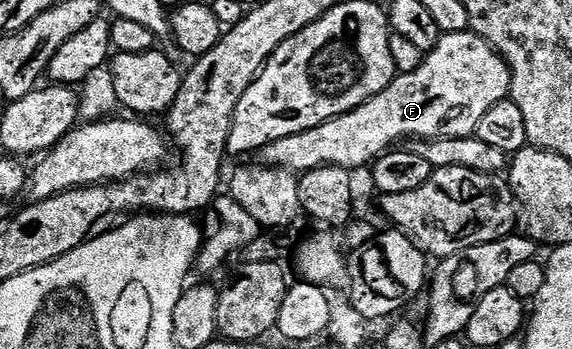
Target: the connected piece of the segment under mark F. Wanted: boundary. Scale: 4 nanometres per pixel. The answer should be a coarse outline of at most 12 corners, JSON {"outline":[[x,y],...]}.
{"outline":[[443,34],[417,72],[263,147],[292,172],[374,163],[402,138],[469,138],[511,93],[481,37]]}

